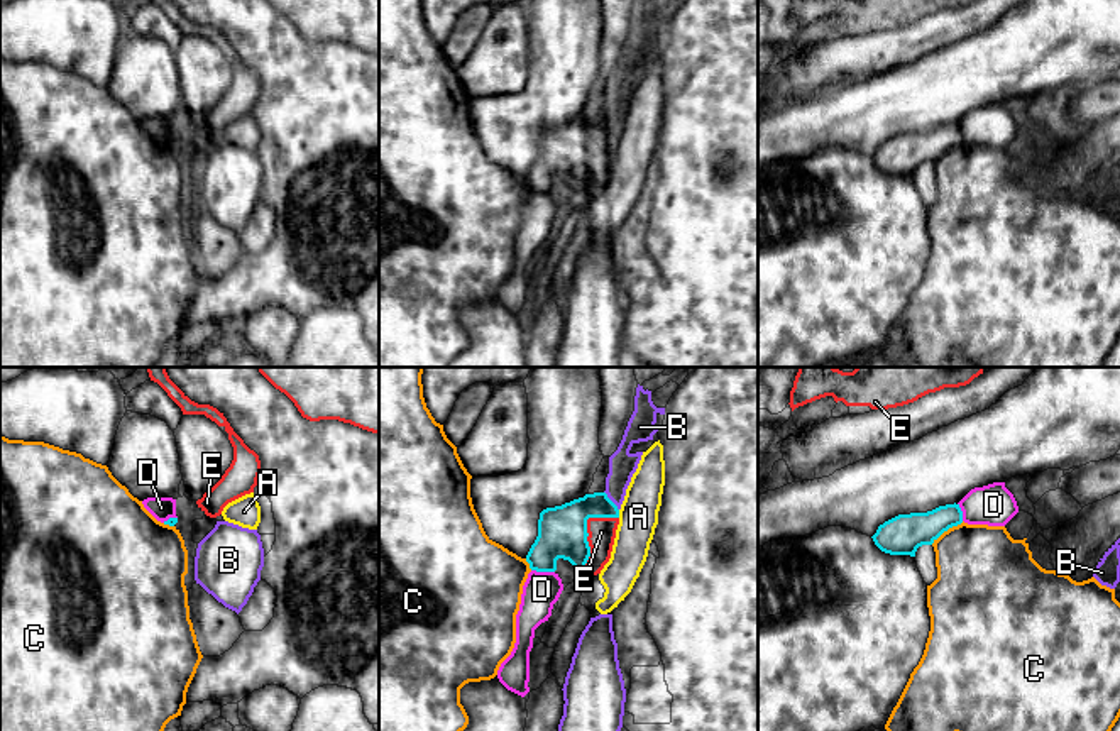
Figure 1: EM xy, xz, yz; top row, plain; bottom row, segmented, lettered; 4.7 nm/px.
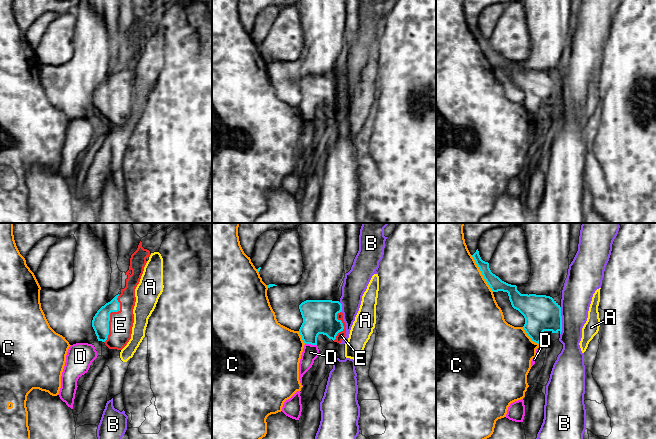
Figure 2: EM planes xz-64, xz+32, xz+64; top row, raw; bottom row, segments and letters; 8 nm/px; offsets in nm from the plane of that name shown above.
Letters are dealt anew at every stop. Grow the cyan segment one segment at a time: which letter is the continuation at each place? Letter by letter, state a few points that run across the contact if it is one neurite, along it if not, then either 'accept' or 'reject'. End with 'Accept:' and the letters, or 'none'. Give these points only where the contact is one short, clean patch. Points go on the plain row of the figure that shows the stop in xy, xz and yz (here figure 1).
A: line xz (618, 131), (620, 137); reject
B: line xz (604, 112), (618, 131); reject
C: reject
D: line xz (532, 190), (554, 193); reject
E: accept
Accept: E

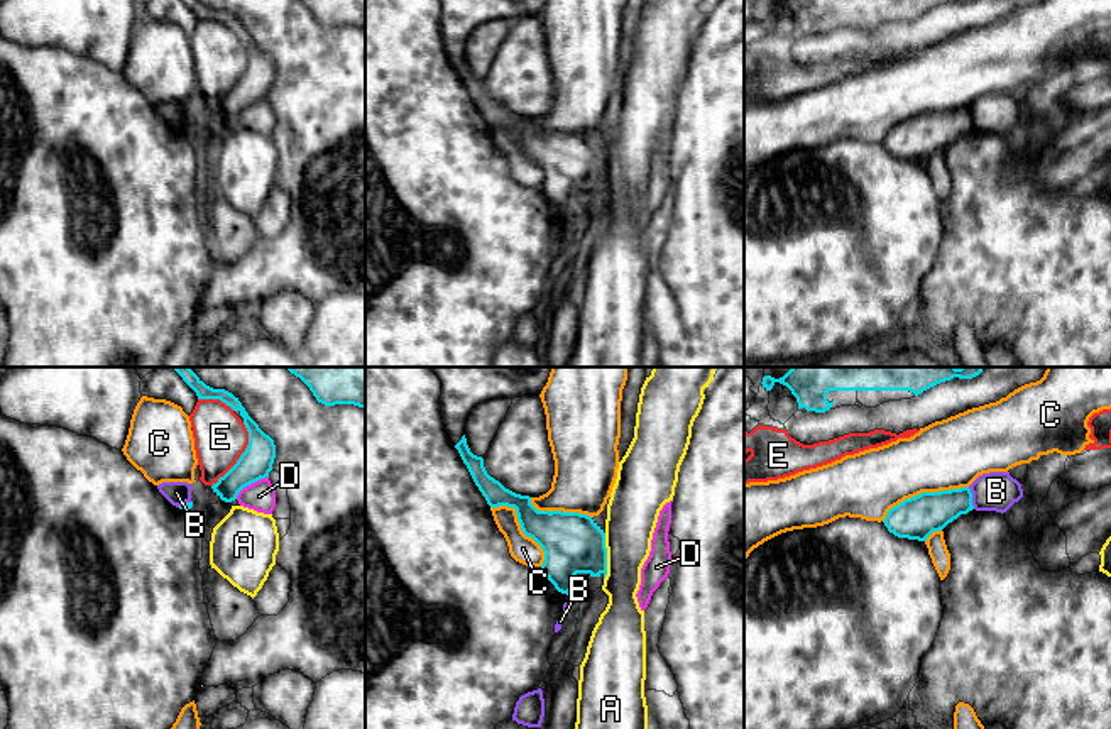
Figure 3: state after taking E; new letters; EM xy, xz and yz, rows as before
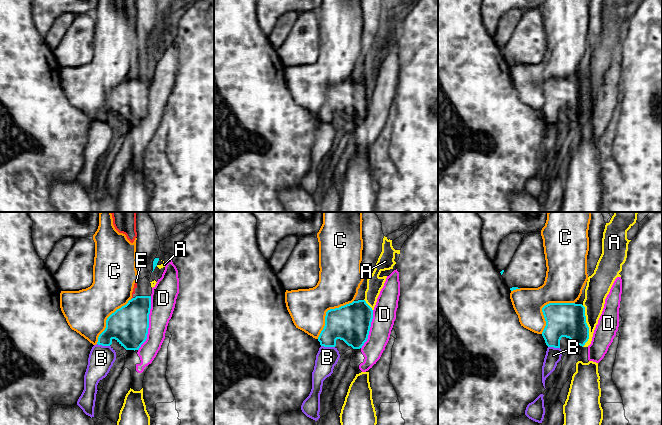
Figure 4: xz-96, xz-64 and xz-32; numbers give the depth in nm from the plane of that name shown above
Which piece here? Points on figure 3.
A: reject
B: line yz (968, 109), (974, 129); reject
C: reject
D: reject
E: reject
Accept: none

